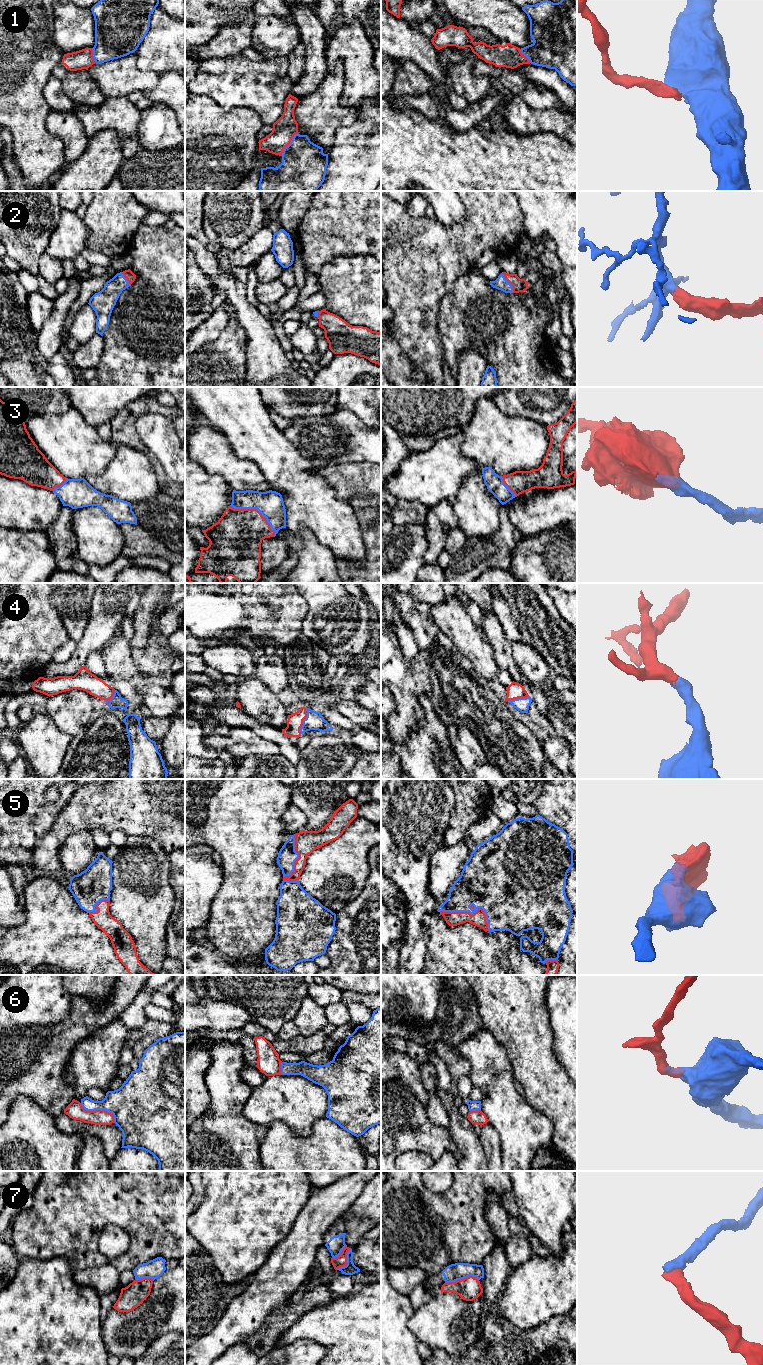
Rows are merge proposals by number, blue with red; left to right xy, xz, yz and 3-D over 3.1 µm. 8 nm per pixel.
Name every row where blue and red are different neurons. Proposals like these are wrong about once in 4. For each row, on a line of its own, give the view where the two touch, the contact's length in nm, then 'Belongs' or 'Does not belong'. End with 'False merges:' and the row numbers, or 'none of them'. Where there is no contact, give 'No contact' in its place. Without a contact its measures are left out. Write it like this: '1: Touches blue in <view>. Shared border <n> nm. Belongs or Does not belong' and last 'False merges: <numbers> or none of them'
1: Touches blue in xz. Shared border 240 nm. Belongs
2: Touches blue in yz. Shared border 190 nm. Belongs
3: Touches blue in xz. Shared border 440 nm. Belongs
4: Touches blue in xz. Shared border 220 nm. Belongs
5: Touches blue in yz. Shared border 420 nm. Belongs
6: Touches blue in xy. Shared border 320 nm. Does not belong
7: Touches blue in yz. Shared border 280 nm. Does not belong
False merges: 6, 7

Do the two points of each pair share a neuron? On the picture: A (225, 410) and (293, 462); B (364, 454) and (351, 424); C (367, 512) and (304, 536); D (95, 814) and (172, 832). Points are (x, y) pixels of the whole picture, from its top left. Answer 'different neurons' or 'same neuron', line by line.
A: same neuron
B: same neuron
C: different neurons
D: same neuron

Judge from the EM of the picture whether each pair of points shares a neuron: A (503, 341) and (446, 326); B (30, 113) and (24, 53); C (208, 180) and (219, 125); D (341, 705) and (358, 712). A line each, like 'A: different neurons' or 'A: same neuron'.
A: same neuron
B: same neuron
C: same neuron
D: same neuron

